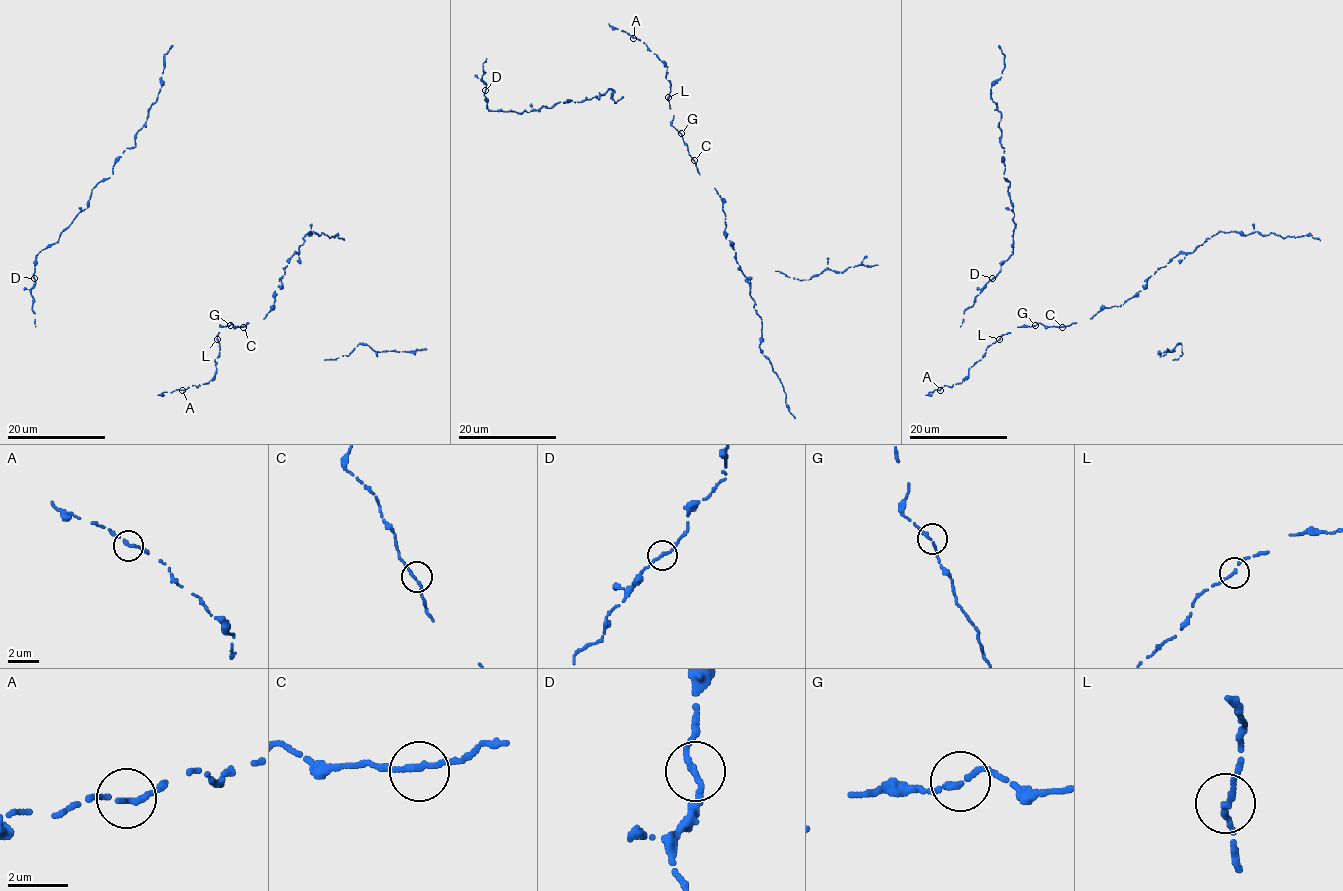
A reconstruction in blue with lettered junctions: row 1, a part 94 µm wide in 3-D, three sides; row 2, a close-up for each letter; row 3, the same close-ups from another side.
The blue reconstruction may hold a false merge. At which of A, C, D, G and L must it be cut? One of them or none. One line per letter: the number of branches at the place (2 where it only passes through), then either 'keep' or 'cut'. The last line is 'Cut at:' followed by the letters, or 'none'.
A: 2 branches meet; keep
C: 2 branches meet; keep
D: 2 branches meet; keep
G: 2 branches meet; keep
L: 2 branches meet; keep
Cut at: none

